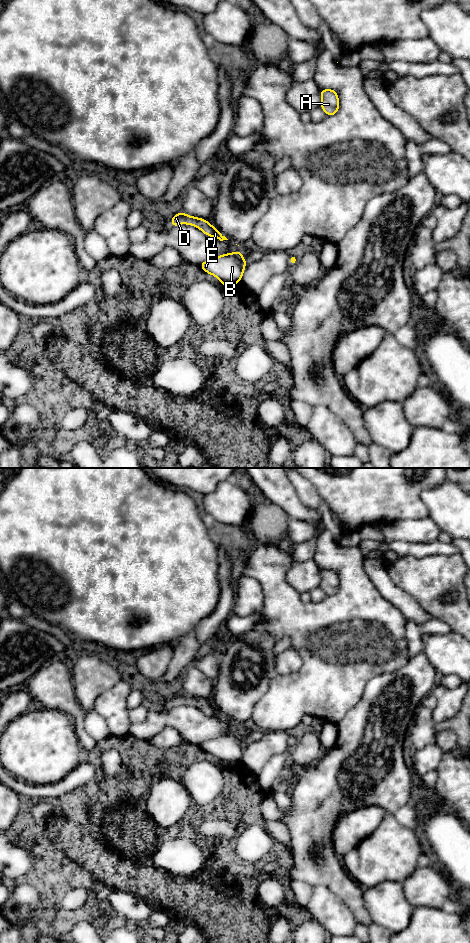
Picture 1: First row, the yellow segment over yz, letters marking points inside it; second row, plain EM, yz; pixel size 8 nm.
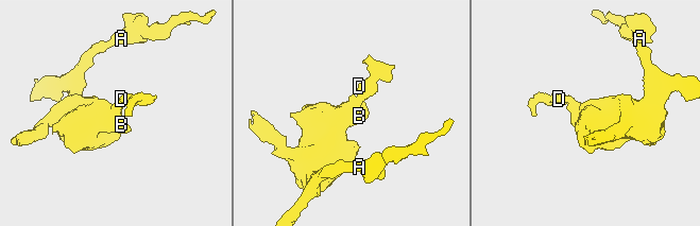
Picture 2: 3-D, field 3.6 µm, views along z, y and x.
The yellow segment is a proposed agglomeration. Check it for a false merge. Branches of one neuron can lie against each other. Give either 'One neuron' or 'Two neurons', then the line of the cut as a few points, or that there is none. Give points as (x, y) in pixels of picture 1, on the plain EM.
One neuron. No split

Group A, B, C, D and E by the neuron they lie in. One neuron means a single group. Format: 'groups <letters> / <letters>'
groups A B C D E

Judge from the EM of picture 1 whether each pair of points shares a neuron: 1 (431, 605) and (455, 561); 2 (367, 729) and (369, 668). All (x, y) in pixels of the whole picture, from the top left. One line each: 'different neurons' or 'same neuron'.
1: same neuron
2: different neurons

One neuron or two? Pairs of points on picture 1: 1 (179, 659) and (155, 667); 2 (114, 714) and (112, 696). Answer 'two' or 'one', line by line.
1: two
2: one

